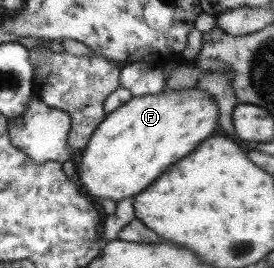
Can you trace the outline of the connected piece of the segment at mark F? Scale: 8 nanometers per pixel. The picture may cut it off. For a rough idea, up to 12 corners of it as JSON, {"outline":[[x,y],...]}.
{"outline":[[200,88],[131,97],[76,169],[92,200],[140,193],[218,131]]}

